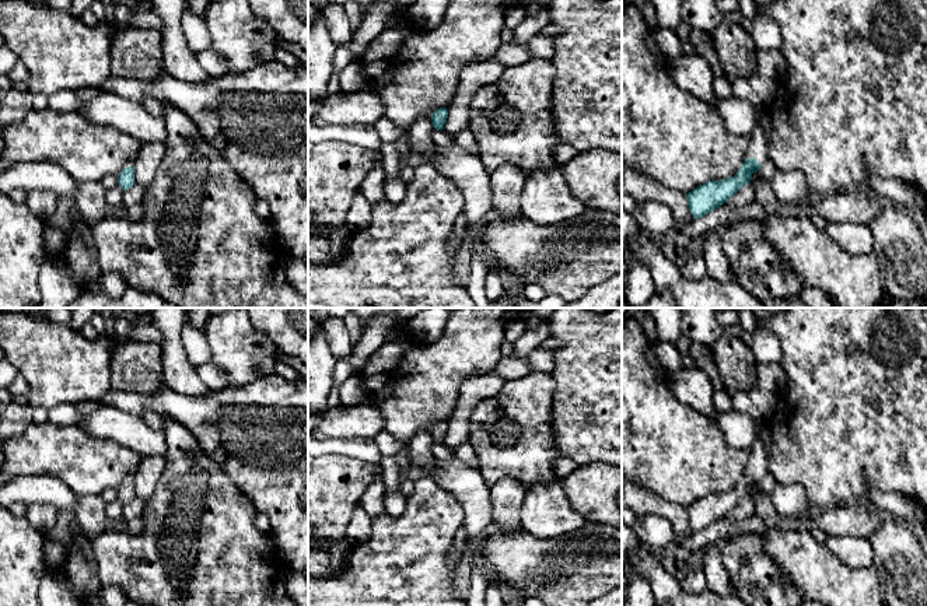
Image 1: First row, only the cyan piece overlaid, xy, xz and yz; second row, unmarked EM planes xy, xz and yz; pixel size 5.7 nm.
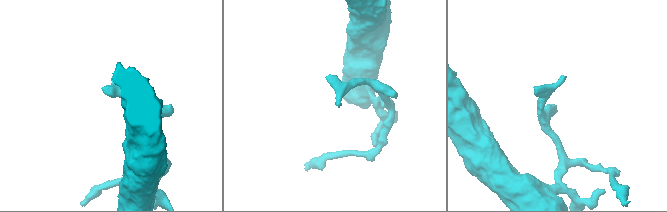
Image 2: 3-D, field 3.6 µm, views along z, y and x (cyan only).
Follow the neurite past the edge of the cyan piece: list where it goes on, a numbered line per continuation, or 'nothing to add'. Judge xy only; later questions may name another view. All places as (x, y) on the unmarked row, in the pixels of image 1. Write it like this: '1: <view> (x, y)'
nothing to add

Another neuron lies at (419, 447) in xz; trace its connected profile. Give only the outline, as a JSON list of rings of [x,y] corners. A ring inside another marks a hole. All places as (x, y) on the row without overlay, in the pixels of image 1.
[[[420,431],[417,435],[412,437],[406,445],[410,460],[413,463],[433,465],[437,460],[431,452],[433,444],[431,431]]]

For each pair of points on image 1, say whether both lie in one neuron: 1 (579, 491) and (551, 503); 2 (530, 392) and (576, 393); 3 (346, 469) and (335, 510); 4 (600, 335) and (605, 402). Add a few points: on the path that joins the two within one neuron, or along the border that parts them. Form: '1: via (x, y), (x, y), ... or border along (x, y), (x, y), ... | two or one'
1: border along (559, 480), (566, 500), (587, 519) | two
2: border along (549, 374), (553, 382), (552, 426) | two
3: via (338, 479), (335, 483), (335, 500) | one
4: via (600, 351), (604, 357), (605, 385) | one

